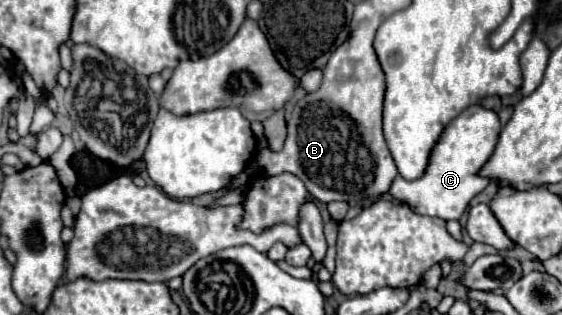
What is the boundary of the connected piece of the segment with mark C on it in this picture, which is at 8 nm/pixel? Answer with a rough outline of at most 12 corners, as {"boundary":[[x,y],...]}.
{"boundary":[[466,107],[436,143],[424,177],[390,195],[418,215],[460,219],[490,183],[500,119]]}

